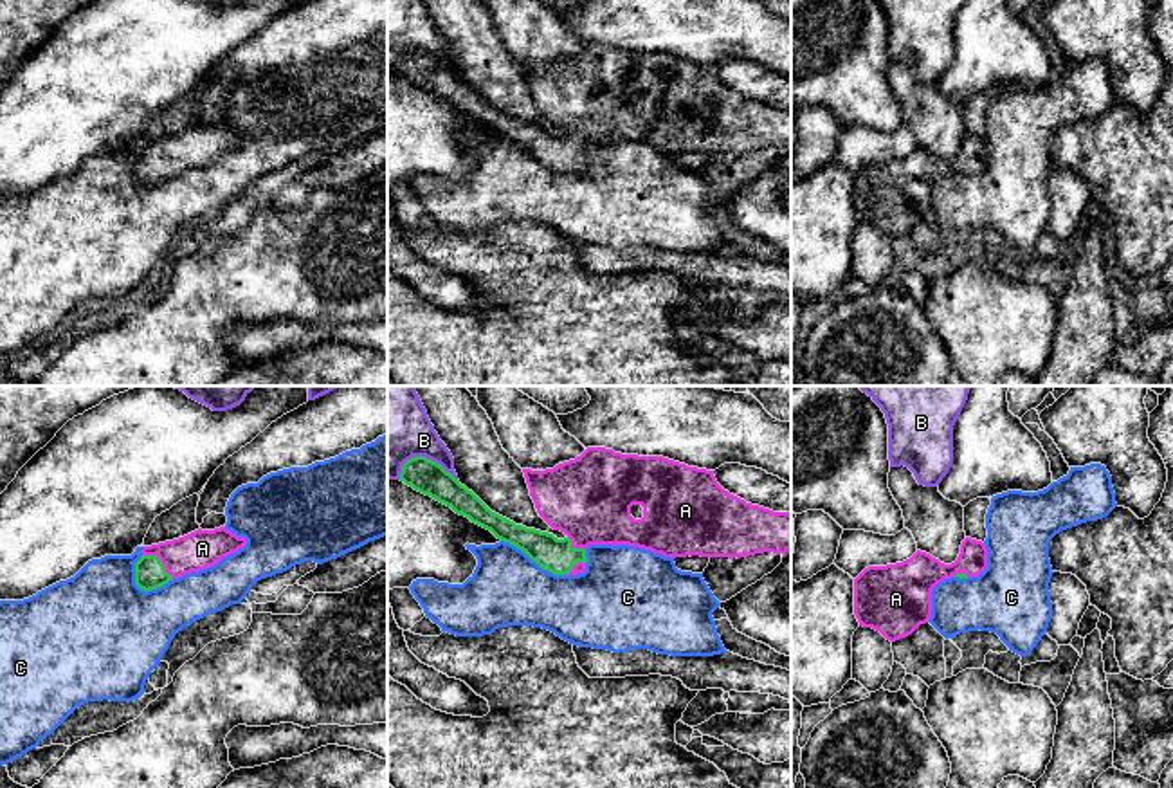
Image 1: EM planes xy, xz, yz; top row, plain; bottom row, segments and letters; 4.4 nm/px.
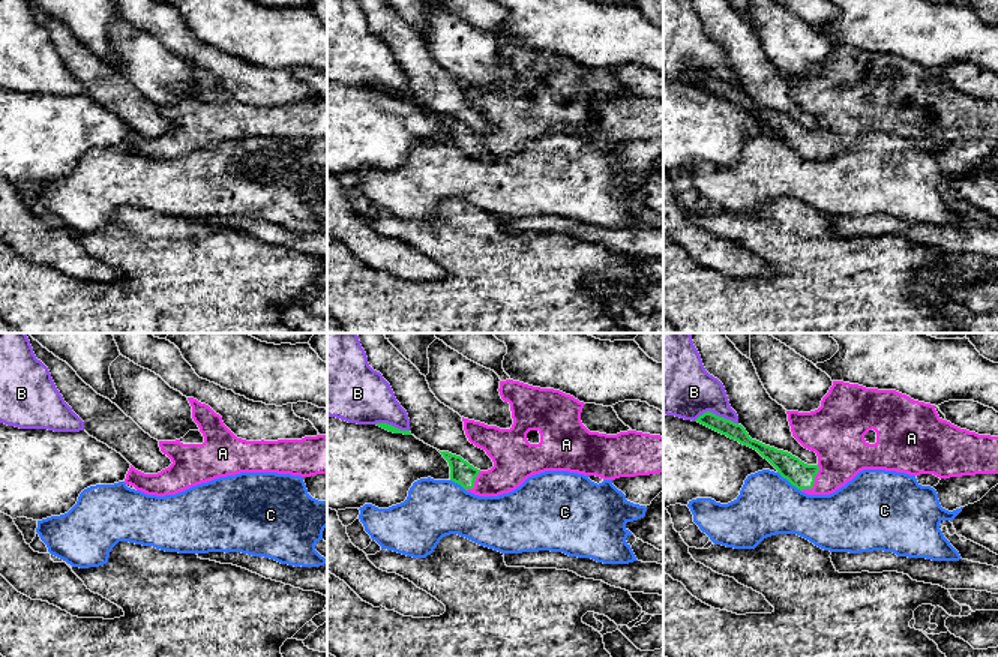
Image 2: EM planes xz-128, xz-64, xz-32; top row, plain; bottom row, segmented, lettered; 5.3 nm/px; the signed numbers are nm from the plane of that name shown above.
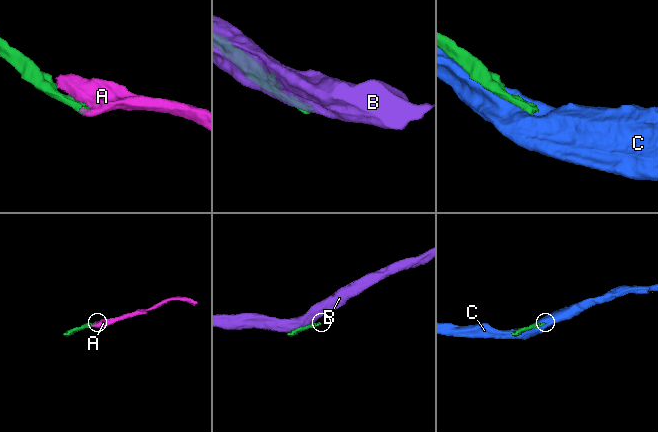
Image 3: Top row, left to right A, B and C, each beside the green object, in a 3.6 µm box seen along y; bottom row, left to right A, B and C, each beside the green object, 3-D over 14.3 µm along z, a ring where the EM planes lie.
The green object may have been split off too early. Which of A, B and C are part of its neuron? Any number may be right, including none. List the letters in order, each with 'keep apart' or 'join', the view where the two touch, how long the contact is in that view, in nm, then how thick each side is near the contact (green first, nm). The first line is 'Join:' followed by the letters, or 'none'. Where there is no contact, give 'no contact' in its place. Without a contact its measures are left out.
Join: A
A: join; meets green in xy; contact 180 nm long; 140 nm thick on the green side, 180 nm on the other
B: keep apart; meets green in xz; contact 260 nm long; 150 nm thick on the green side, 360 nm on the other
C: keep apart; meets green in xy; contact 200 nm long; 140 nm thick on the green side, 500 nm on the other

